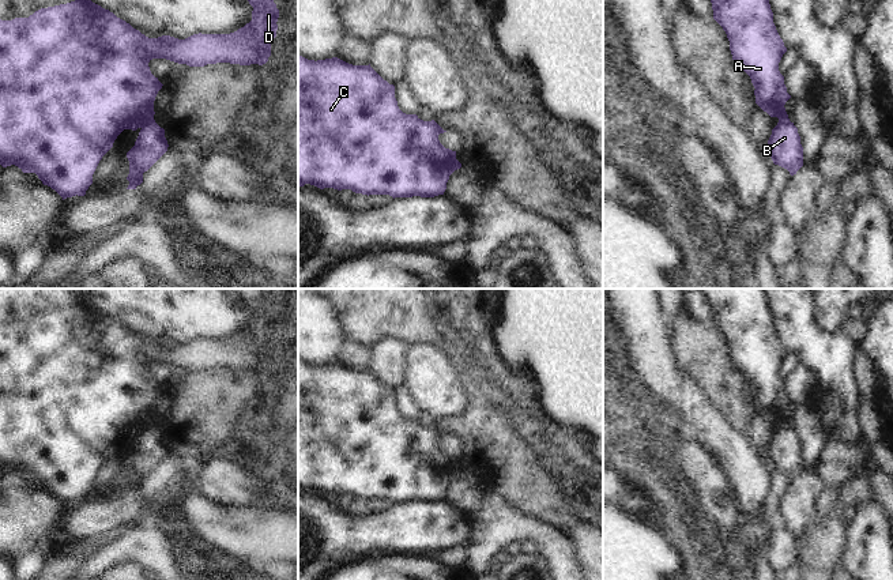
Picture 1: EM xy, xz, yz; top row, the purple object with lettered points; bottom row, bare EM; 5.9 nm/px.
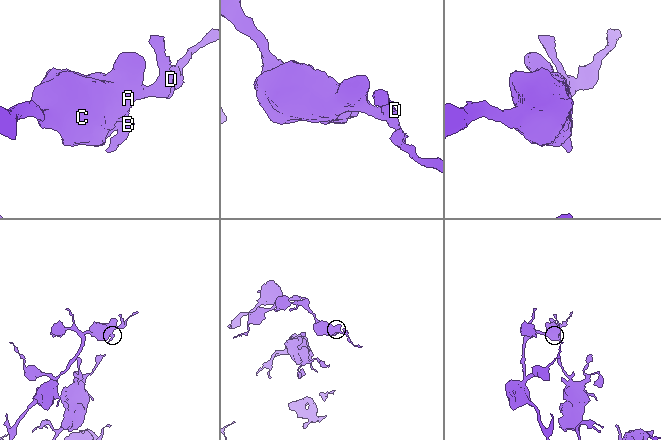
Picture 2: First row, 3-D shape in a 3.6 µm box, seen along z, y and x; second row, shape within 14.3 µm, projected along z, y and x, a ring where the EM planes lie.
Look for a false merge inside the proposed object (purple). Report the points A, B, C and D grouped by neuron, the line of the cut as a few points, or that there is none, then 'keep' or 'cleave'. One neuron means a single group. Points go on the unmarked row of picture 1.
A C D / B | xy (153, 422), (140, 432) | cleave

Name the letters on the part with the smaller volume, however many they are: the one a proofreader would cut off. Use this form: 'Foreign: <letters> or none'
Foreign: B

